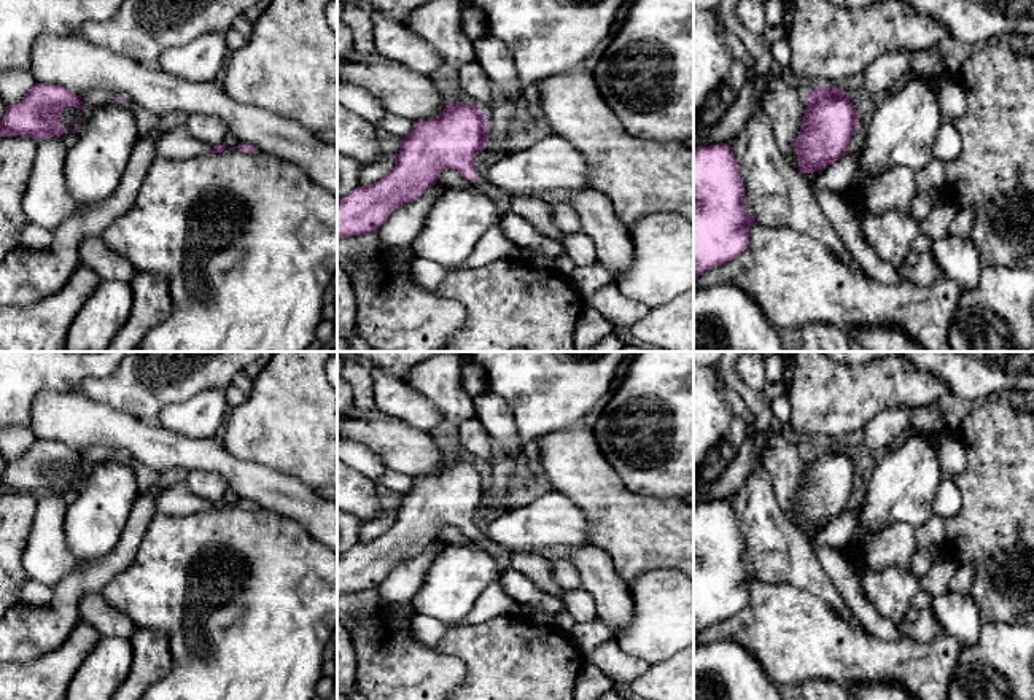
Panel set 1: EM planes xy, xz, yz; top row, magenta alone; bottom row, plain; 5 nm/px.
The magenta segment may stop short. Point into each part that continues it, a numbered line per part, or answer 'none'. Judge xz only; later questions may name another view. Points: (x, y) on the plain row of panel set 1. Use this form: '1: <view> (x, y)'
1: xz (498, 552)

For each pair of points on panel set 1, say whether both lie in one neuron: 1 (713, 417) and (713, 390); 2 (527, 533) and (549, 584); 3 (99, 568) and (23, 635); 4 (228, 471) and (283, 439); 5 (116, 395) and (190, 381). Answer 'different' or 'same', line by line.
1: same
2: different
3: same
4: different
5: same

